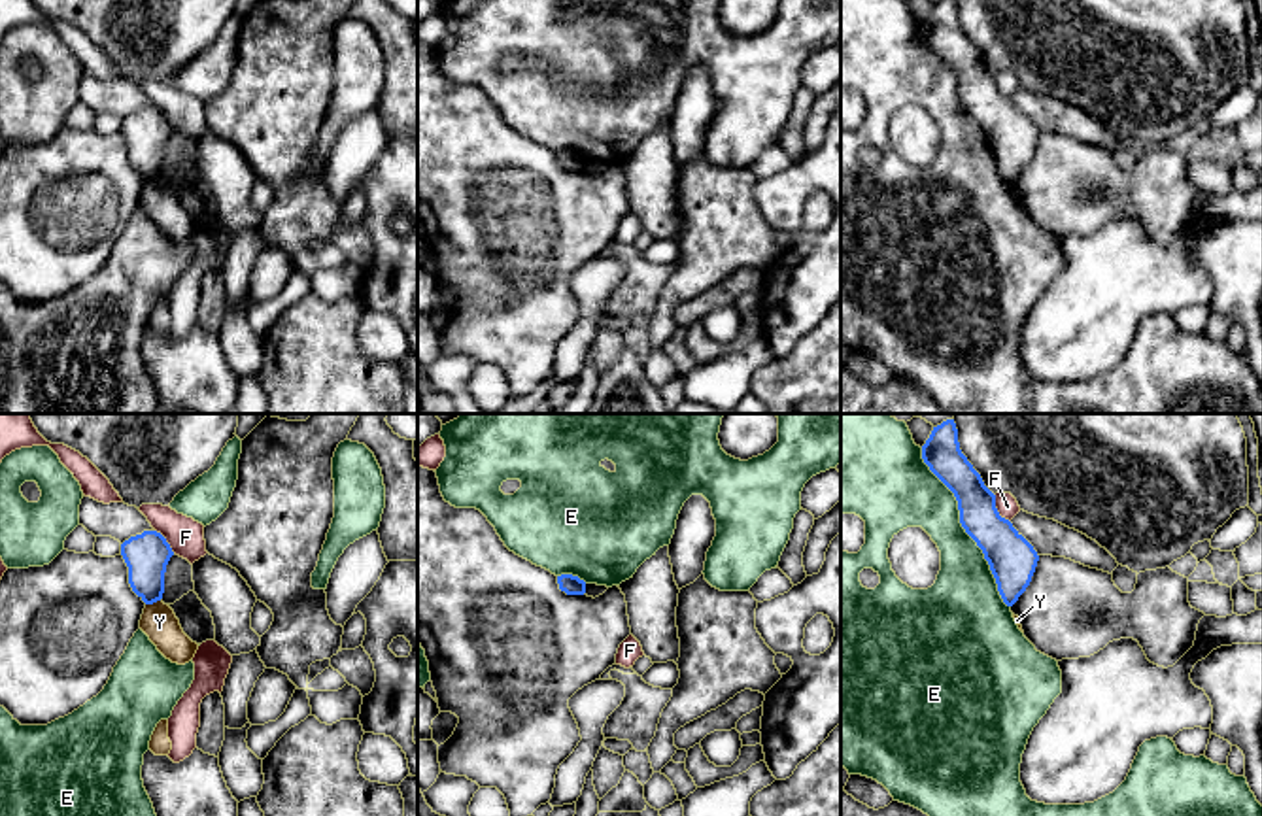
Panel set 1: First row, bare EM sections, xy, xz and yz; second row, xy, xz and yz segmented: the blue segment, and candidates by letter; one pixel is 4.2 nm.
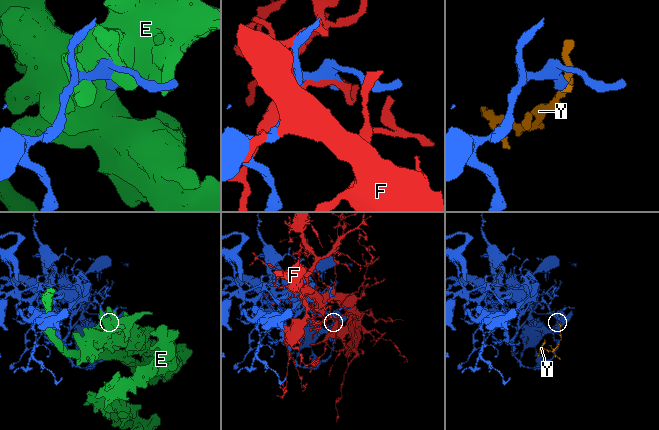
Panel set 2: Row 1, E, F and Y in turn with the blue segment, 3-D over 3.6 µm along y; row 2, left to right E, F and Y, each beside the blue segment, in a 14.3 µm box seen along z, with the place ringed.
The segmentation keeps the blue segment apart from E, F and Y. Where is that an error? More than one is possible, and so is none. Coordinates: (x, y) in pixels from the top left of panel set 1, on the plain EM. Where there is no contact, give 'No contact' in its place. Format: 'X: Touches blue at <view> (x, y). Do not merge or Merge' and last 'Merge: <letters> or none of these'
E: Touches blue at yz (962, 102). Do not merge
F: Touches blue at yz (996, 87). Do not merge
Y: Touches blue at xy (152, 180). Do not merge
Merge: none of these

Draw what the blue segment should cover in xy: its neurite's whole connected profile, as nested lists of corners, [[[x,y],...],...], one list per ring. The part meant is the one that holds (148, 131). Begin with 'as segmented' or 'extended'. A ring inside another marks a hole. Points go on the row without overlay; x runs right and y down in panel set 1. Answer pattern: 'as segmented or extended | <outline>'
as segmented | [[[144,108],[121,121],[121,132],[128,144],[128,161],[132,168],[145,181],[161,178],[166,142],[174,132],[166,115],[157,108]]]

